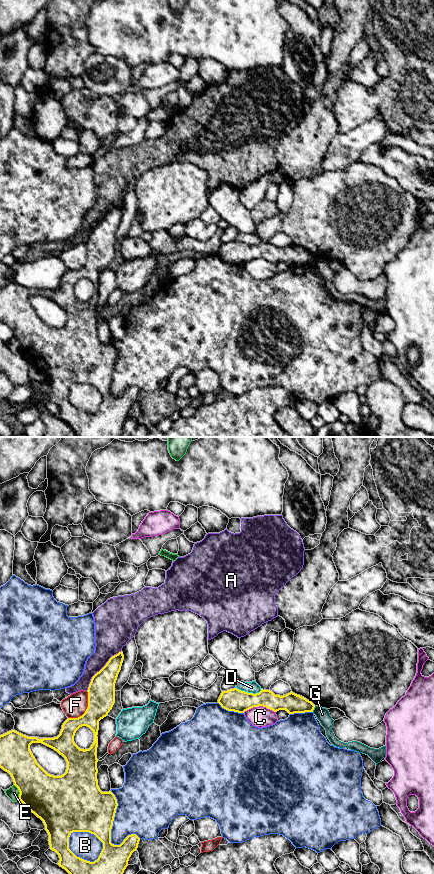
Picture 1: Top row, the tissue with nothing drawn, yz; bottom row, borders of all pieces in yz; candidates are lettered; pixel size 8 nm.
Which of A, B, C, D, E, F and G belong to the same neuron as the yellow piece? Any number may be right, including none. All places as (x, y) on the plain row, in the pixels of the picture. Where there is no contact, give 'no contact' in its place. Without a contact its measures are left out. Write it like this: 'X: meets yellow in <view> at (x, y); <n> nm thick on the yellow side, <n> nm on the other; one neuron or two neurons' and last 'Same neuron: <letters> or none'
A: meets yellow in yz at (101, 221); 220 nm thick on the yellow side, 240 nm on the other; two neurons
B: meets yellow in yz at (75, 407); 280 nm thick on the yellow side, 220 nm on the other; two neurons
C: meets yellow in yz at (259, 257); 180 nm thick on the yellow side, 170 nm on the other; two neurons
D: meets yellow in yz at (249, 245); 180 nm thick on the yellow side, 100 nm on the other; two neurons
E: meets yellow in yz at (19, 343); 360 nm thick on the yellow side, 100 nm on the other; two neurons
F: meets yellow in yz at (86, 262); 220 nm thick on the yellow side, 190 nm on the other; two neurons
G: meets yellow in yz at (313, 261); 160 nm thick on the yellow side, 110 nm on the other; two neurons
Same neuron: none

